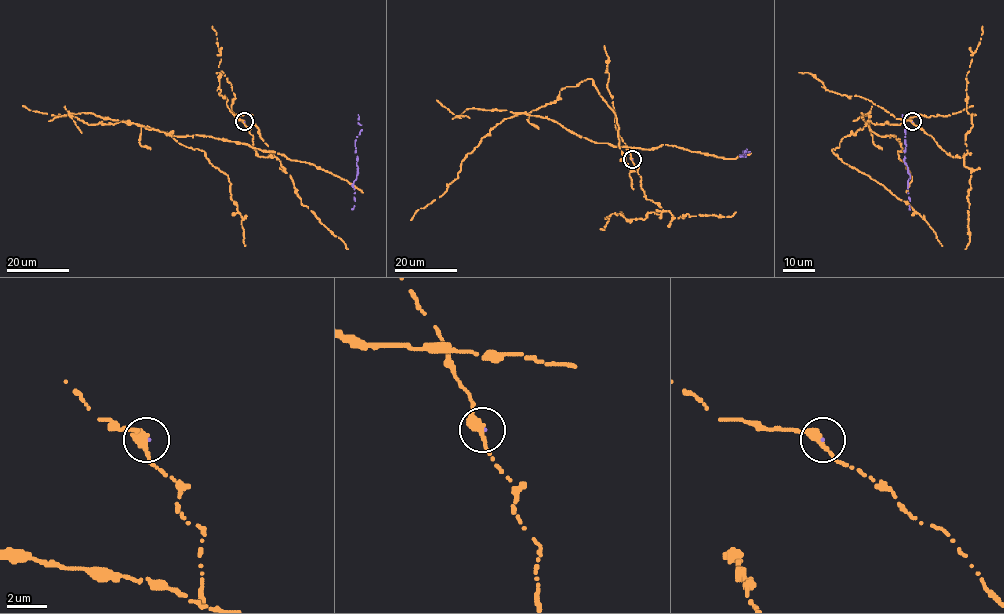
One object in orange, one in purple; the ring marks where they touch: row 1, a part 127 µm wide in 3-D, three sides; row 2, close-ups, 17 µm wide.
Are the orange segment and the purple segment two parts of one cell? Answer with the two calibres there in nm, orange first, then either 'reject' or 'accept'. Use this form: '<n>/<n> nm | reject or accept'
340/50 nm | reject

